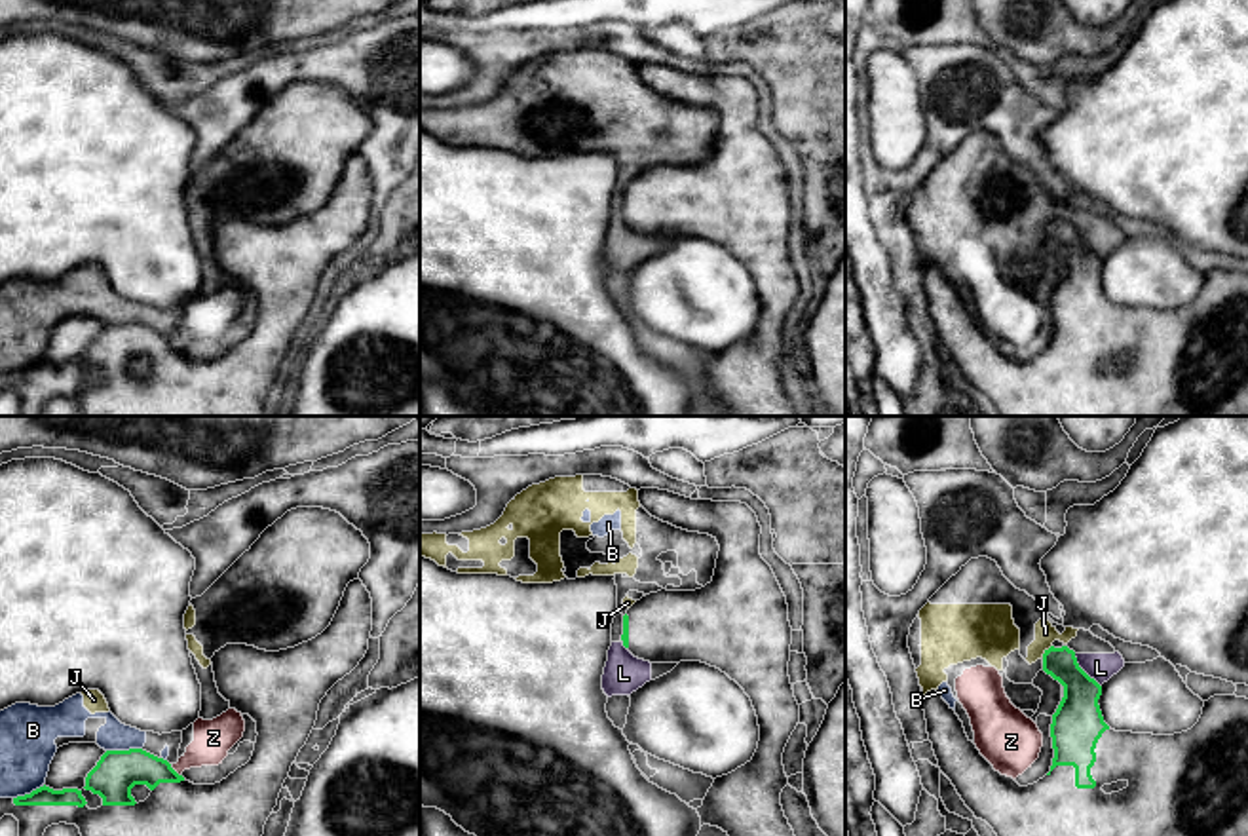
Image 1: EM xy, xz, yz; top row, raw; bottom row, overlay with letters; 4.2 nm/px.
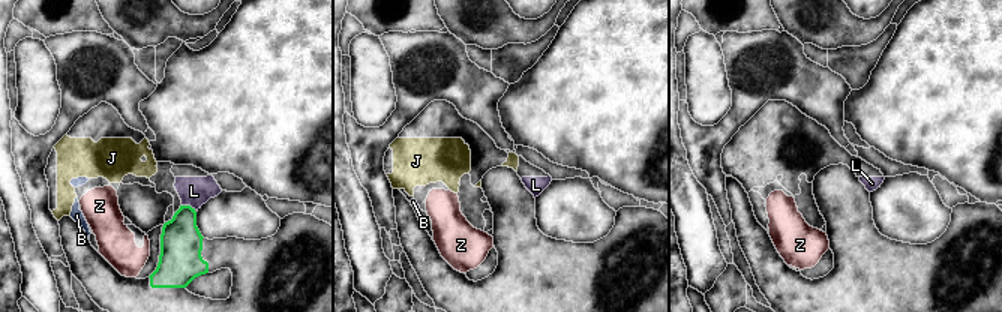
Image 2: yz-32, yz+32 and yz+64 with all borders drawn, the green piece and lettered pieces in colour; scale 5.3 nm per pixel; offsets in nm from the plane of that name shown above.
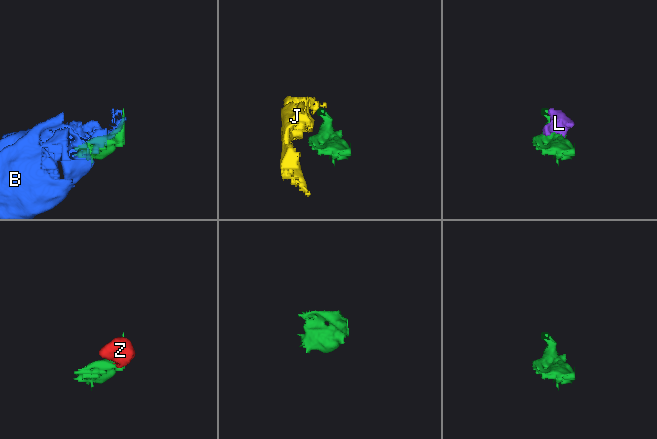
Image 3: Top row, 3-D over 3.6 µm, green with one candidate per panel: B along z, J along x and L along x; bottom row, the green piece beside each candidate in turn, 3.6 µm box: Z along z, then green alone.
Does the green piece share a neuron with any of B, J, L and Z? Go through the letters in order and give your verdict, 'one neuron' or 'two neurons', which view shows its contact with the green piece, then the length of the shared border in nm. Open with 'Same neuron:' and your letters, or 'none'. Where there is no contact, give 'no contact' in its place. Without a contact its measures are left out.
Same neuron: none
B: two neurons; contact in xy; length 150 nm
J: two neurons; contact in yz; length 70 nm
L: two neurons; contact in yz; length 180 nm
Z: two neurons; contact in xy; length 50 nm

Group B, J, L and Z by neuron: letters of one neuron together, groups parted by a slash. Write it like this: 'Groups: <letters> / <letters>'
Groups: B J L Z

